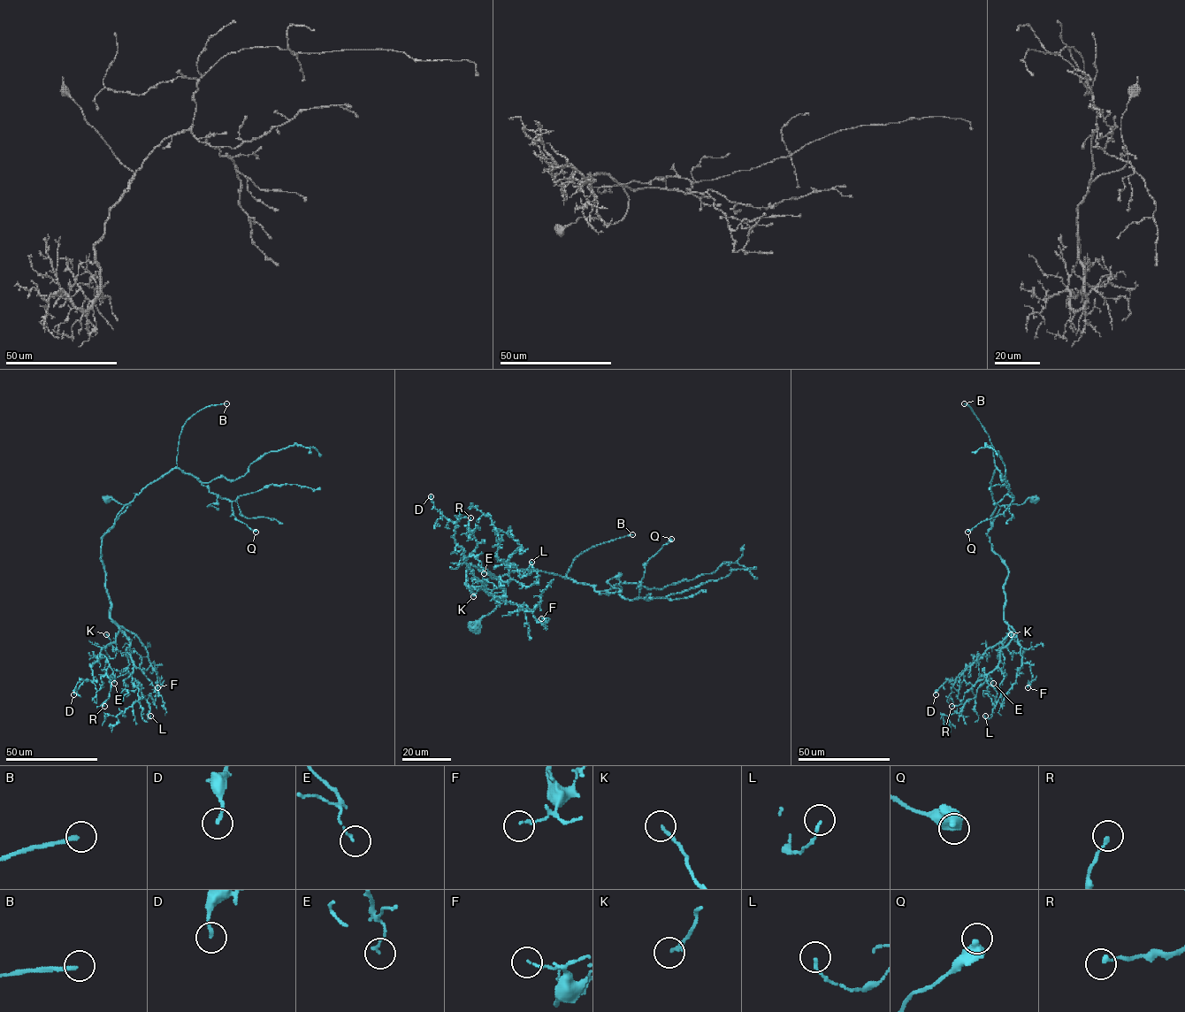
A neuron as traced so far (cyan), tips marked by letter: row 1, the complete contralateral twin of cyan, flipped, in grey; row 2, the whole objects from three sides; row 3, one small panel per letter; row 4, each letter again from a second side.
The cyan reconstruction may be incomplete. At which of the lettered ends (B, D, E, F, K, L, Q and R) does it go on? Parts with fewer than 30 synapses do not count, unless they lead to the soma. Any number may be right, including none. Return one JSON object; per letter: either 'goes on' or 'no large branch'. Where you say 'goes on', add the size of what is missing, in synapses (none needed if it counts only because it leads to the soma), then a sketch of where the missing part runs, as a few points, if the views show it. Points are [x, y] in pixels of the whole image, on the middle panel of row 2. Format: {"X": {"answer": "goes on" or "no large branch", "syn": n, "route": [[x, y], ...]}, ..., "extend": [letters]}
{"B": {"answer": "goes on", "syn": 60}, "D": {"answer": "no large branch"}, "E": {"answer": "no large branch"}, "F": {"answer": "no large branch"}, "K": {"answer": "no large branch"}, "L": {"answer": "no large branch"}, "Q": {"answer": "no large branch"}, "R": {"answer": "no large branch"}, "extend": ["B"]}

